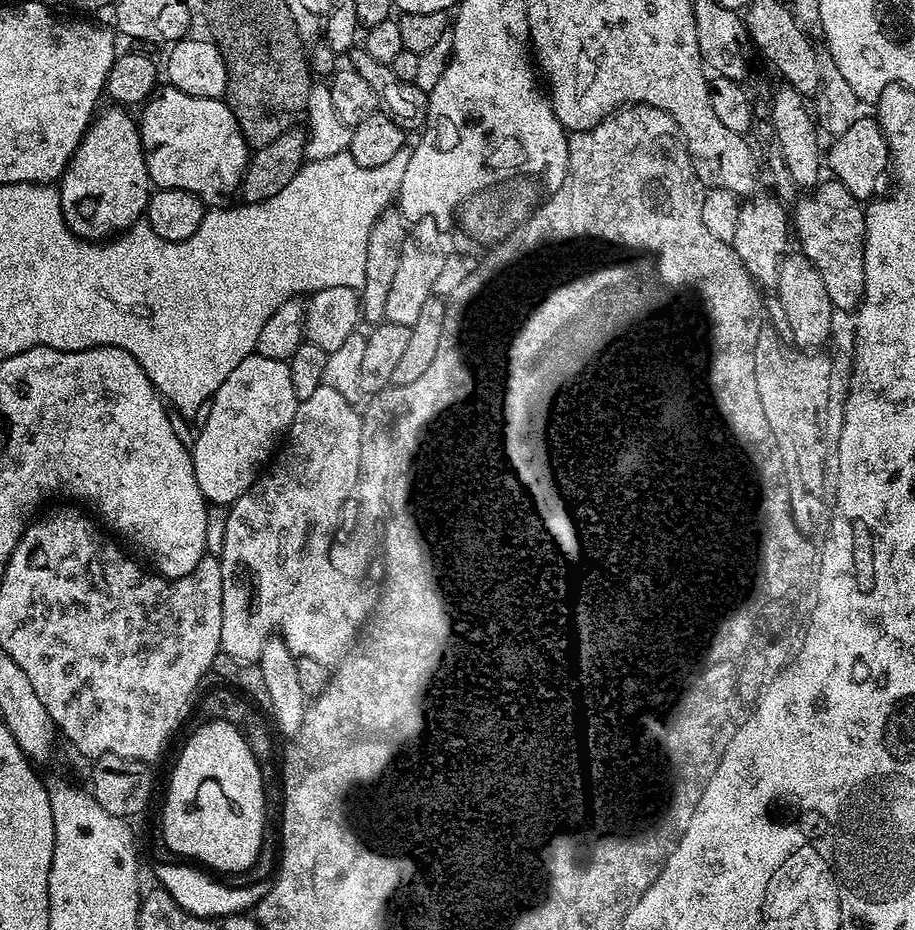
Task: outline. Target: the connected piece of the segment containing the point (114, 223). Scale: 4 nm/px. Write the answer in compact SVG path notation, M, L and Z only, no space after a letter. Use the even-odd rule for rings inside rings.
M108 107L89 124L58 181L64 220L81 240L103 242L123 234L148 211L150 181L137 121L123 107Z

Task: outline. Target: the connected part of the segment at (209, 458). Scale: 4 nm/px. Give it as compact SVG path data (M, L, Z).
M255 354L238 362L238 366L234 366L230 378L226 378L226 382L218 386L211 400L213 405L210 420L198 428L196 445L193 443L190 448L194 478L198 478L198 486L209 505L230 506L255 482L261 469L273 459L282 437L292 425L298 401L294 394L294 382L290 382L287 363L274 358L262 358Z

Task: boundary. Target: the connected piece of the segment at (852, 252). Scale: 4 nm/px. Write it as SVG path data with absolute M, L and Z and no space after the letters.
M835 178L825 179L815 188L805 191L794 205L794 236L800 239L799 251L817 268L830 302L838 312L855 312L864 299L864 210L865 205L856 200L854 194L850 194L850 190L846 190L846 186L842 186L842 182Z

